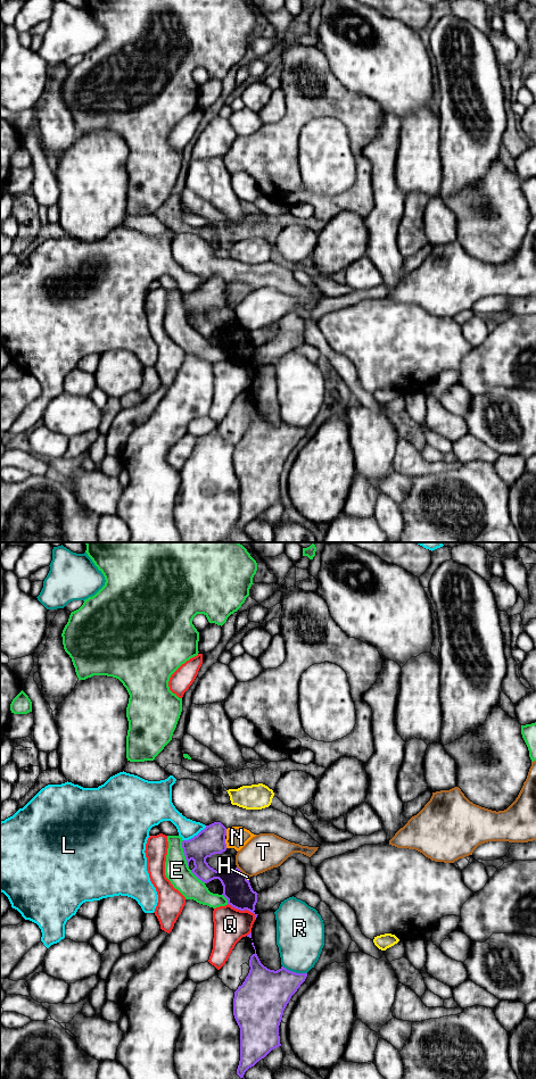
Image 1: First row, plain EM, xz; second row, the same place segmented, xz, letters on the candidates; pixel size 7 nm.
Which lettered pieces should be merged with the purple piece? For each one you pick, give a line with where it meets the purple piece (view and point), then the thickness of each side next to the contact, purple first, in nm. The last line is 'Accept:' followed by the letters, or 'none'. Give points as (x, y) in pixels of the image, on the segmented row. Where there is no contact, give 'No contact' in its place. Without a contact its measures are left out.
Accept: none

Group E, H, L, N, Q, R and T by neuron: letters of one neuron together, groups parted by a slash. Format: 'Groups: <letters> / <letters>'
Groups: E / H / L / N R / Q / T

